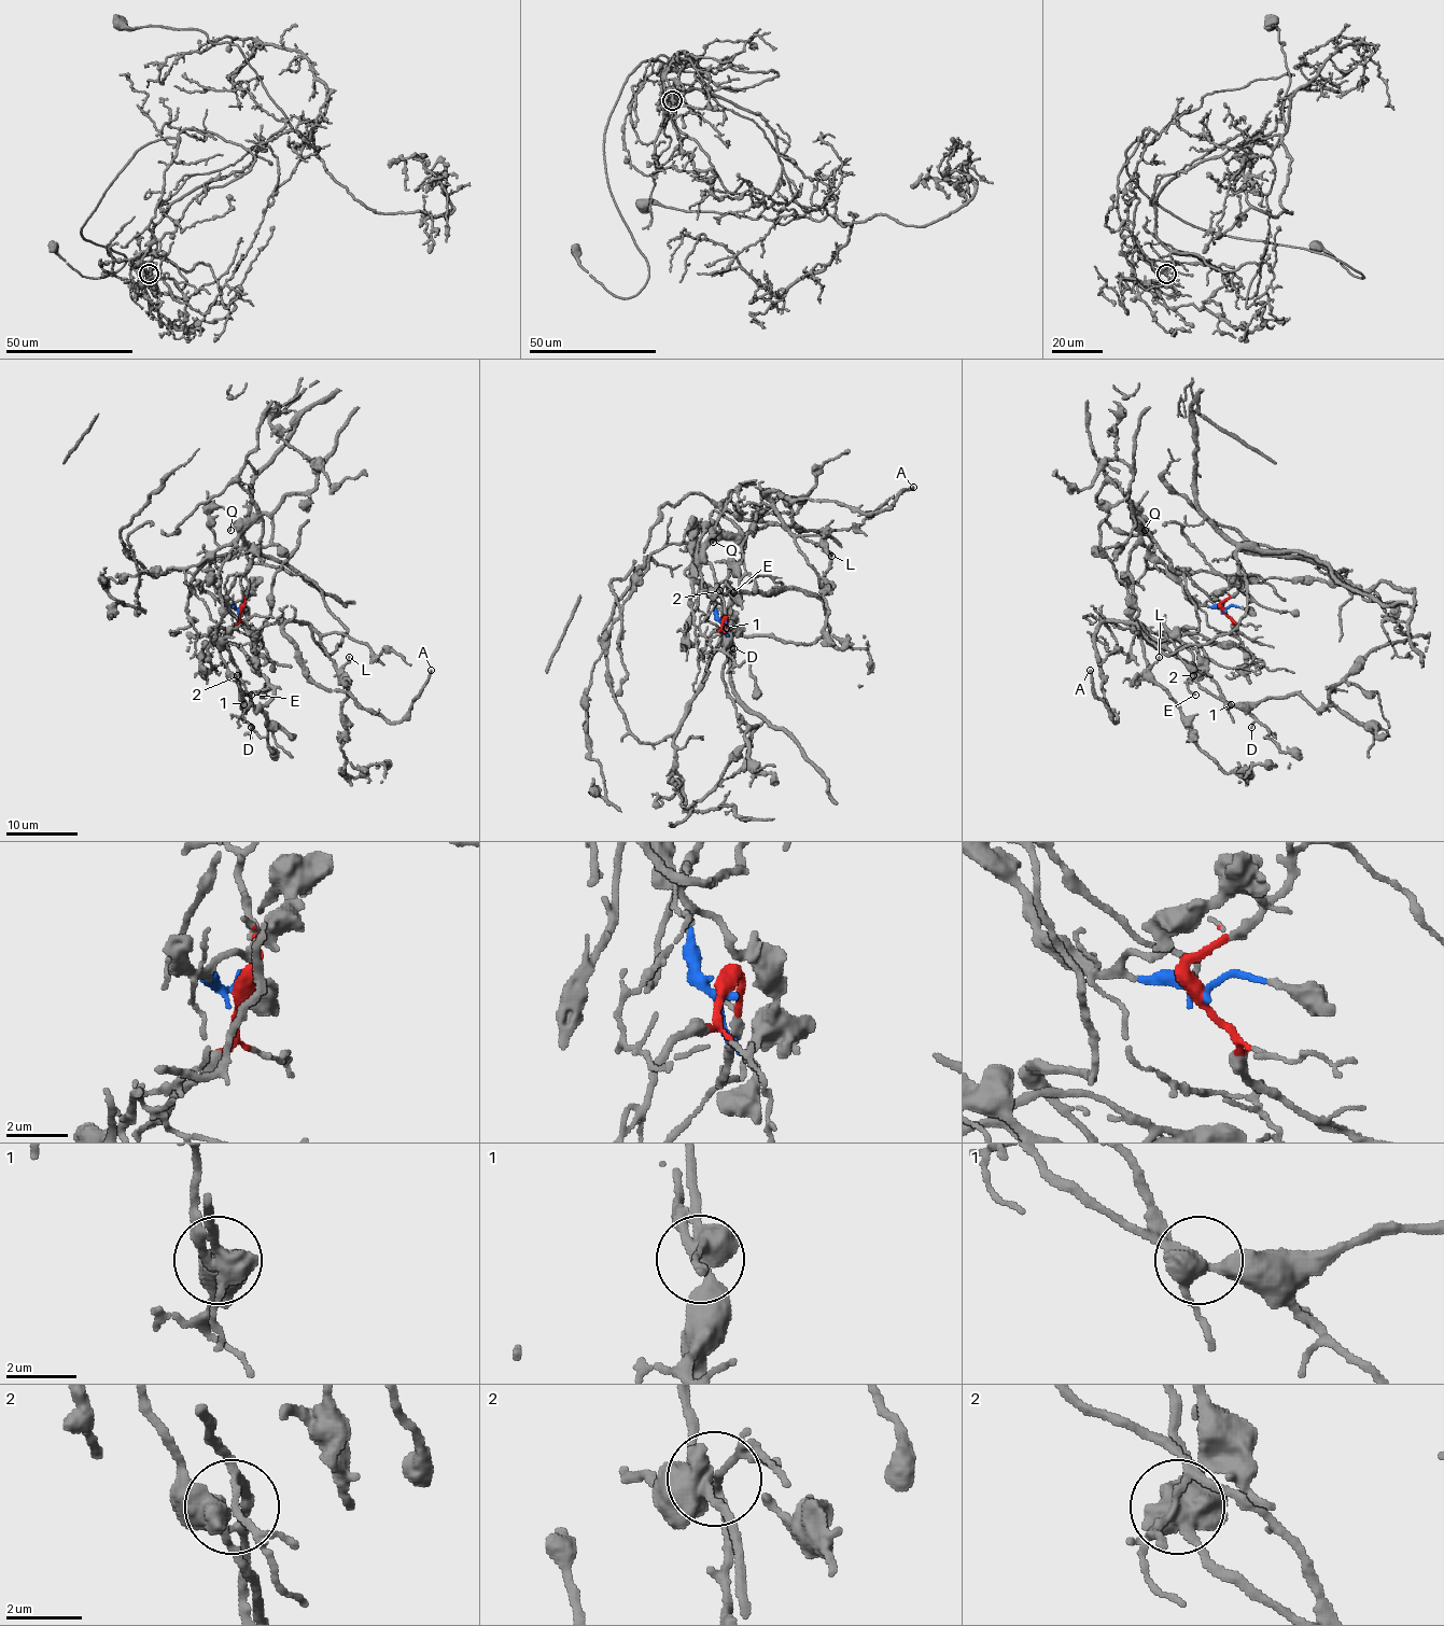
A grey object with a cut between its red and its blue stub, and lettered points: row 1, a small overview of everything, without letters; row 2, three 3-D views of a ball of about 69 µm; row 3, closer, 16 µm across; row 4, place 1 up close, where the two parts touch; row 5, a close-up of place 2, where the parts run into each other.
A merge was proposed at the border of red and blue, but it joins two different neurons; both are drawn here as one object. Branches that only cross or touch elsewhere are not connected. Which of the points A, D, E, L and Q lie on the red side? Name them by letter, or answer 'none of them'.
A, D, E, L

